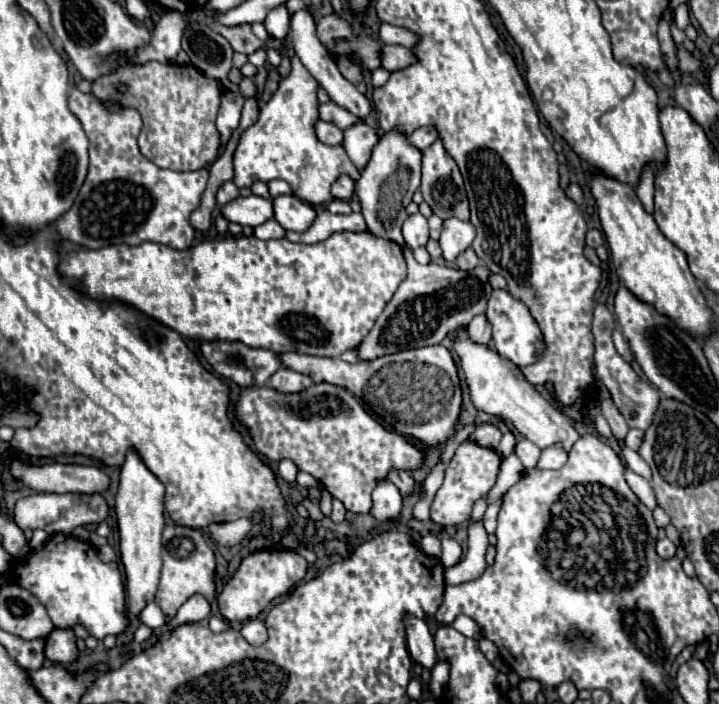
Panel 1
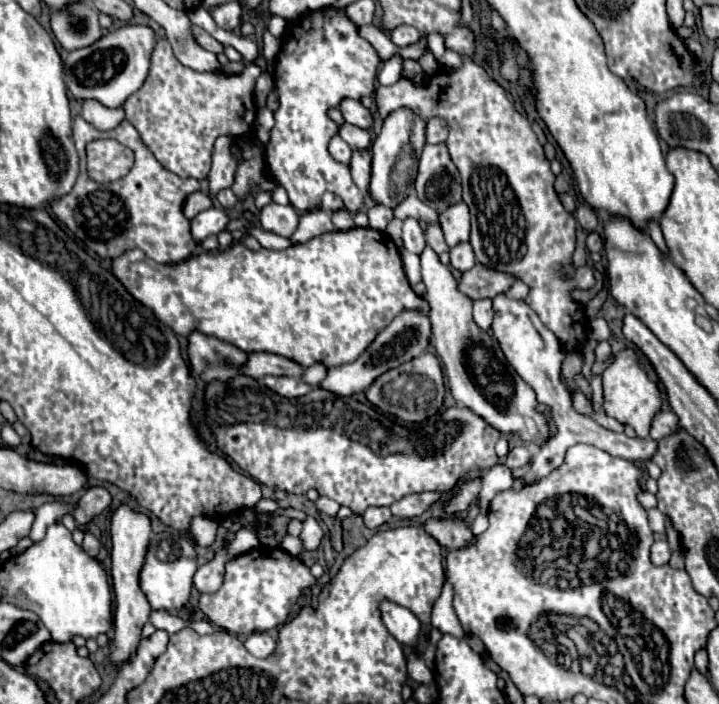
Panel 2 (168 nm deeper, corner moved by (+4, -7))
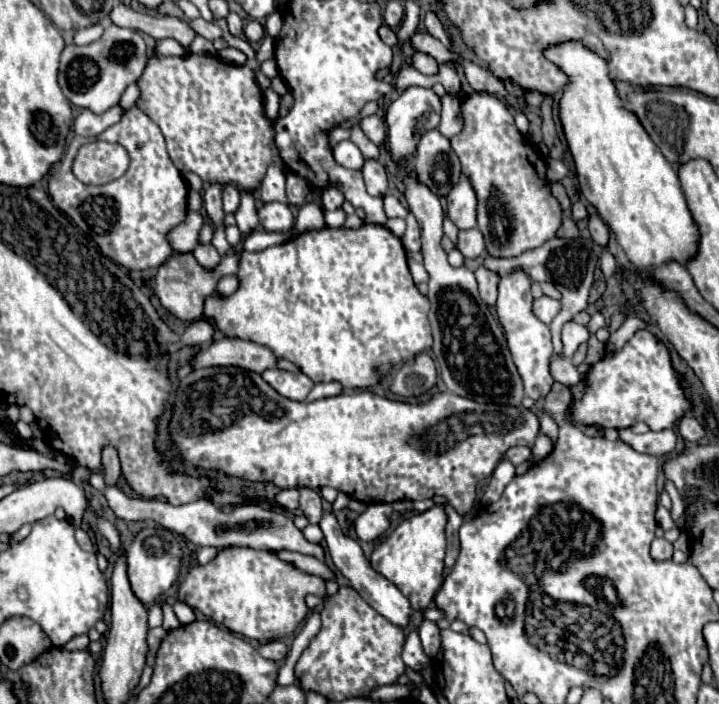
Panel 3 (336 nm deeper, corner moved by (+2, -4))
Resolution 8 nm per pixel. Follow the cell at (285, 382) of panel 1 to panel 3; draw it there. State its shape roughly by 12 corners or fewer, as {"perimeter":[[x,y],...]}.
{"perimeter":[[282,369],[262,373],[282,397],[304,401],[314,387],[306,375]]}

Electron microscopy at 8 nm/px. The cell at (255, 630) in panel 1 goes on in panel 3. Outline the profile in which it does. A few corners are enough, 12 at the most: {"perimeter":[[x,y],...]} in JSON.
{"perimeter":[[280,639],[262,643],[258,653],[272,661],[284,661],[286,645]]}

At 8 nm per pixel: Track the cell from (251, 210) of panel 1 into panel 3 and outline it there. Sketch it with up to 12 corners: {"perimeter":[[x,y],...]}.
{"perimeter":[[200,211],[168,233],[172,249],[190,253],[206,219]]}

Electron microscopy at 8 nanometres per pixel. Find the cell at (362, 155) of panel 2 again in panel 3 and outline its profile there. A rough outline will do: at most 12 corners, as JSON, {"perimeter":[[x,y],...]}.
{"perimeter":[[376,159],[362,167],[366,189],[382,197],[388,189],[384,167]]}

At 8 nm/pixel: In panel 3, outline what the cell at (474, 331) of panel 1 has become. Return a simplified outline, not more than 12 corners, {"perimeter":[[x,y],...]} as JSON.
{"perimeter":[[484,267],[476,269],[478,291],[486,305],[496,303],[500,277]]}

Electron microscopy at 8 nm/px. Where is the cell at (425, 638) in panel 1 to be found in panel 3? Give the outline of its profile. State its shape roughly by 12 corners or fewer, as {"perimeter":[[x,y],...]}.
{"perimeter":[[332,513],[320,529],[332,561],[370,607],[398,627],[414,609],[372,571],[358,541]]}

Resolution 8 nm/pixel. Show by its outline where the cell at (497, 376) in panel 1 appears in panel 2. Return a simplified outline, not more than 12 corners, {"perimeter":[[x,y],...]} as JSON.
{"perimeter":[[430,246],[420,254],[432,342],[452,398],[542,444],[538,402],[478,328]]}

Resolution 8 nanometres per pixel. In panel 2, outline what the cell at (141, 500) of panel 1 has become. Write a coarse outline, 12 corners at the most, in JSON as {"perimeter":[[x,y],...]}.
{"perimeter":[[122,504],[112,516],[112,668],[136,654],[150,604],[138,570],[150,520]]}

